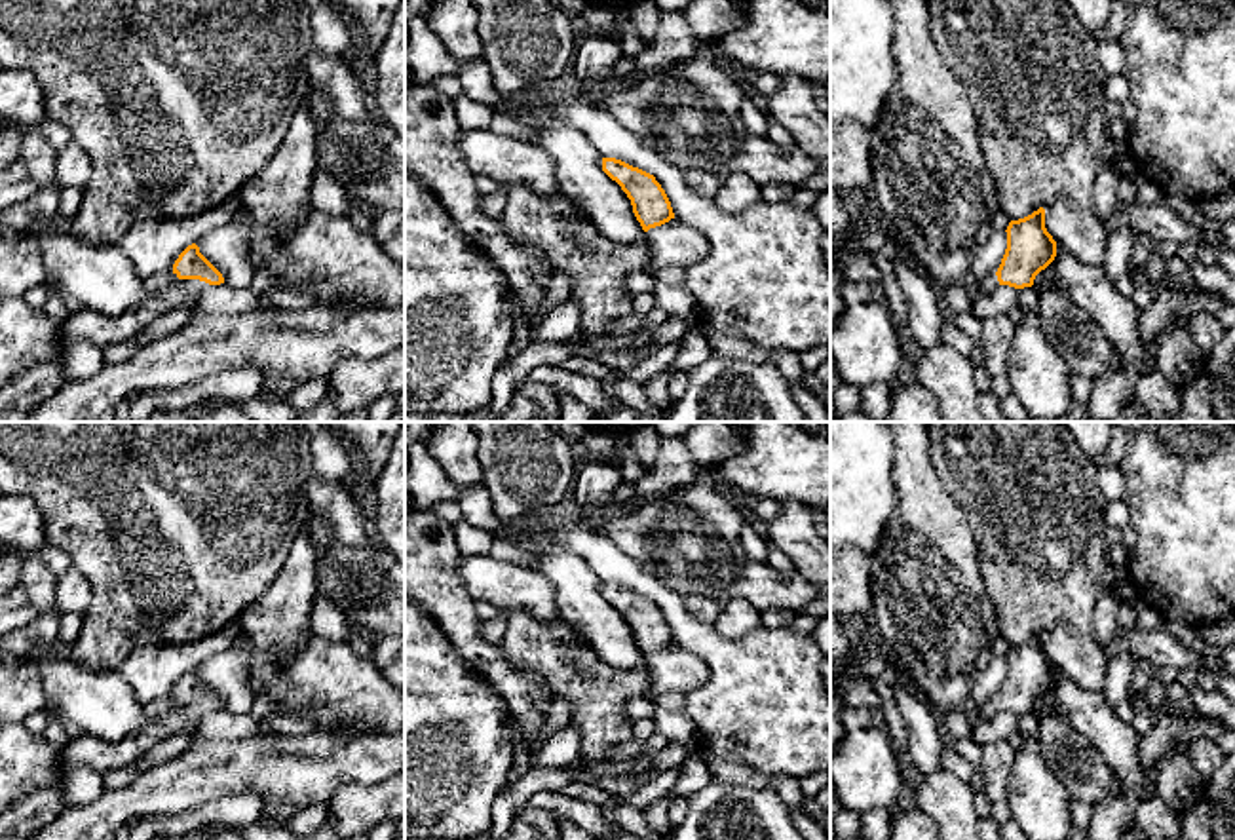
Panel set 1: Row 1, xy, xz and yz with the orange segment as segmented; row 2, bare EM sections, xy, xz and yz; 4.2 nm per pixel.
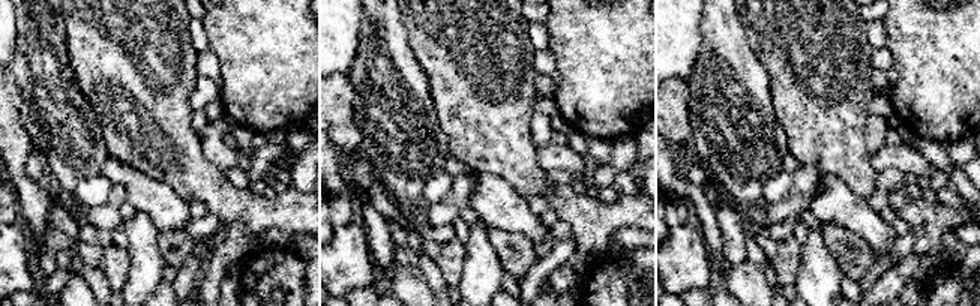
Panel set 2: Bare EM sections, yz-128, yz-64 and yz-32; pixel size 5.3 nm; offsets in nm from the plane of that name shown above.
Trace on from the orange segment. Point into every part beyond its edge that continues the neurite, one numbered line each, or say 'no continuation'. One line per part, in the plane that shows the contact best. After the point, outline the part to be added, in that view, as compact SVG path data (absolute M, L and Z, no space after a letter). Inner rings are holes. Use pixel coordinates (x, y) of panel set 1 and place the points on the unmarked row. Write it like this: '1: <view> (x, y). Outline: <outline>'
1: xy (19, 821). Outline: M175 705L171 711L148 716L146 726L124 741L104 741L82 732L68 741L59 756L59 777L0 813L0 840L28 840L44 825L55 821L68 806L65 775L72 768L87 766L99 773L125 770L142 758L154 743L182 732L190 724L200 724L205 713L209 709L200 705Z

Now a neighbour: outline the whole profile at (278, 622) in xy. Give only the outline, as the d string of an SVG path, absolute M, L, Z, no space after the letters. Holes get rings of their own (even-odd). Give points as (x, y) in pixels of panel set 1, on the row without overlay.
M304 525L276 582L239 614L253 644L268 652L276 665L287 663L314 635L310 616L317 595L315 563L317 553Z

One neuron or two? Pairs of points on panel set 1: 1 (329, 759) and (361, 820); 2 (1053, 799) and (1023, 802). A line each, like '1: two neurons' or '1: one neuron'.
1: two neurons
2: one neuron

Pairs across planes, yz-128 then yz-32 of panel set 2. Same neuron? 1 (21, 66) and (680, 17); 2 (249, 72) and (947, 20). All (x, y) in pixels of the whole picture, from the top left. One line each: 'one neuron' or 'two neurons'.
1: two neurons
2: one neuron

